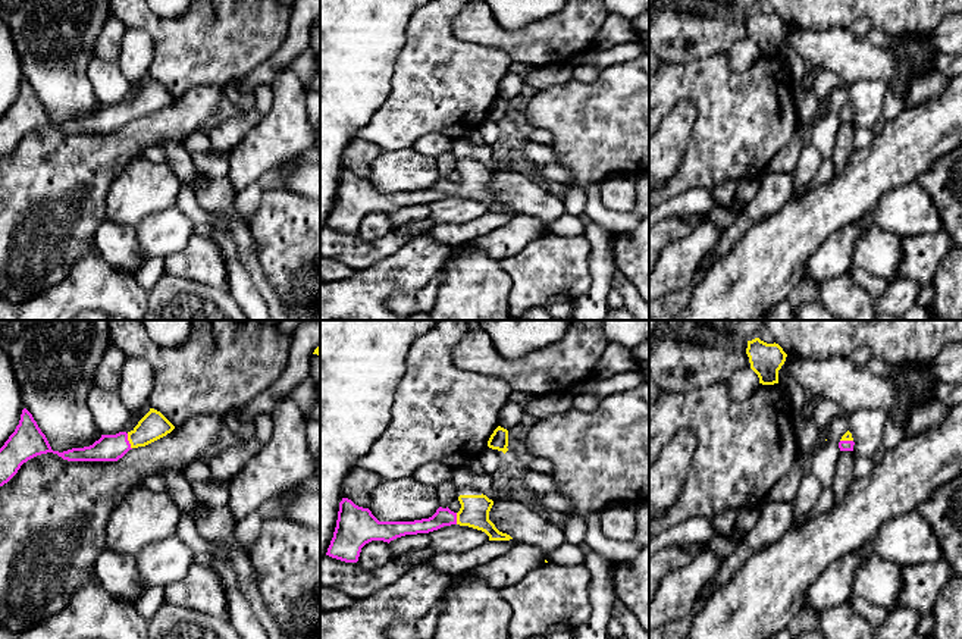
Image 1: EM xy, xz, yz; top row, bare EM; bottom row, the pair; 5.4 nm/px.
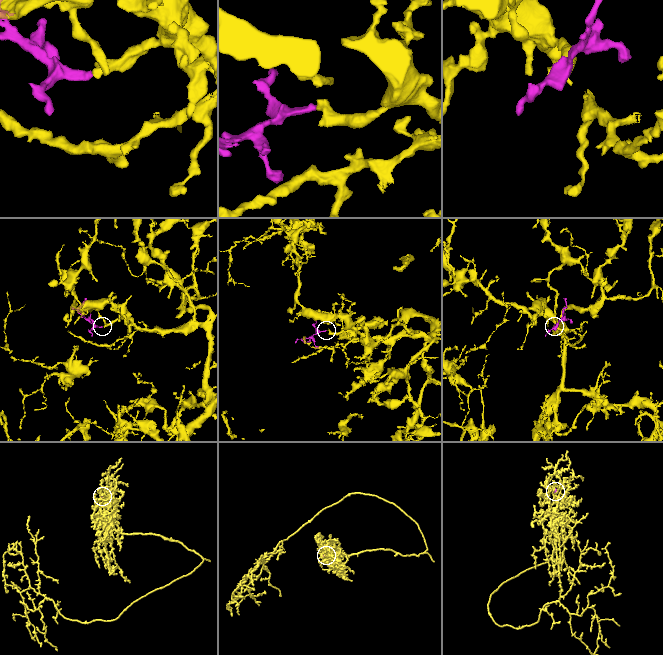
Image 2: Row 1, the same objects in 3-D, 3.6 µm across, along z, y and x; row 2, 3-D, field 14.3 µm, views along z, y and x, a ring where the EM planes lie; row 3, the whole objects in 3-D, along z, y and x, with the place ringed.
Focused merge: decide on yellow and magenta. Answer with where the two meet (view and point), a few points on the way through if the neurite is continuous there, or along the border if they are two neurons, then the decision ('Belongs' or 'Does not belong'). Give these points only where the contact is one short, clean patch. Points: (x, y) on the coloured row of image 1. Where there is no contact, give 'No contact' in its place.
Touches yellow at xy (128, 439). Path across: xy (153, 426), (140, 437), (128, 439), (109, 447). Belongs

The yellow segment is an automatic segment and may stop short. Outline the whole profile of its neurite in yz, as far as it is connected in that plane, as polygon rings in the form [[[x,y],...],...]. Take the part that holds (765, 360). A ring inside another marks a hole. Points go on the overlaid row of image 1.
[[[759,338],[748,341],[746,354],[751,369],[758,375],[759,383],[778,383],[778,370],[786,361],[787,354],[778,344],[767,344]]]

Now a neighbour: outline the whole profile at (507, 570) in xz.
[[[516,542],[507,554],[473,568],[471,573],[505,592],[543,563],[545,552],[540,546]]]

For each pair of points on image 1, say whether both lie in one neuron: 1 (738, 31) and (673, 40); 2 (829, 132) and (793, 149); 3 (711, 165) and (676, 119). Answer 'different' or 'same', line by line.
1: same
2: different
3: different

